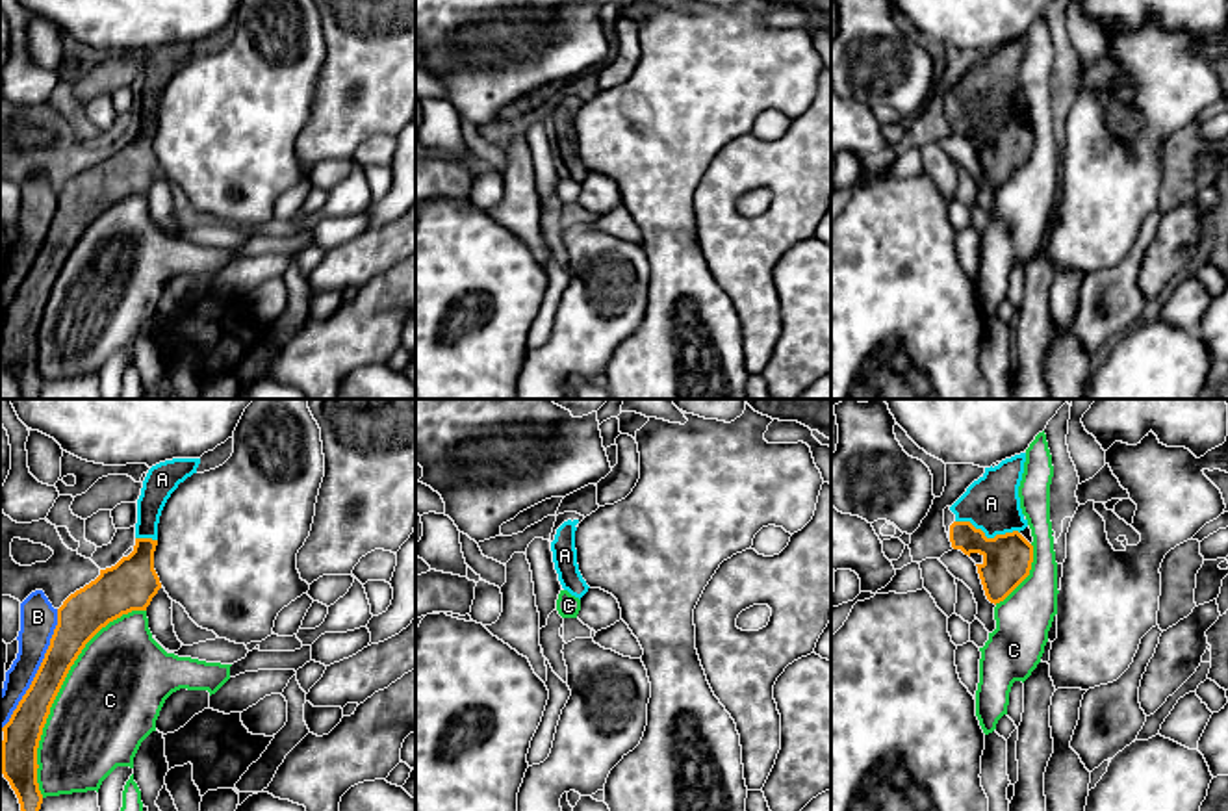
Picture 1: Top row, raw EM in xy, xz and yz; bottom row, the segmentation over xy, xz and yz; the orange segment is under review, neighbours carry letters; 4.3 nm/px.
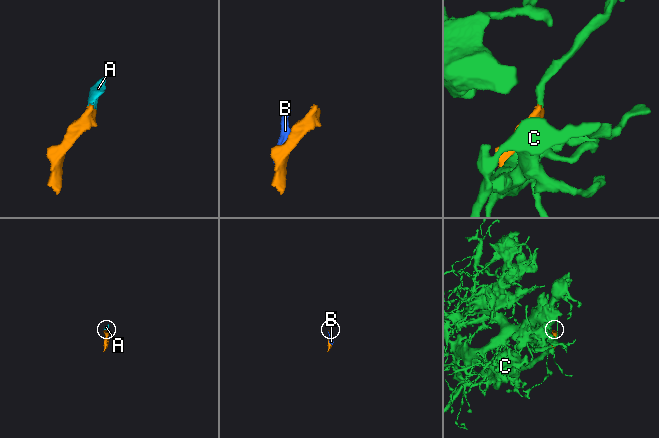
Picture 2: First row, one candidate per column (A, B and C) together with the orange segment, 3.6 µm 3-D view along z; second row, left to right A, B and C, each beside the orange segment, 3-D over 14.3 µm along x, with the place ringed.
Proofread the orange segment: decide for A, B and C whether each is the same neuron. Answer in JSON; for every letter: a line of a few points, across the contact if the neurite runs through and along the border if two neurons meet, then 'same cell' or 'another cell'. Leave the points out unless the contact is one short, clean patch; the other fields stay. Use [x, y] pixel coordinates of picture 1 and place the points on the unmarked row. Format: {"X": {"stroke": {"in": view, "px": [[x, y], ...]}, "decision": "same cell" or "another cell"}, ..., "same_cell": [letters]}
{"A": {"stroke": {"in": "yz", "px": [[1008, 141], [985, 121], [991, 88]]}, "decision": "same cell"}, "B": {"decision": "another cell"}, "C": {"decision": "another cell"}, "same_cell": ["A"]}

